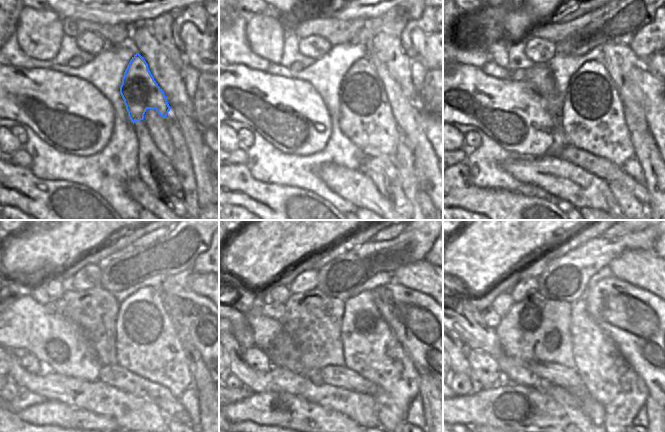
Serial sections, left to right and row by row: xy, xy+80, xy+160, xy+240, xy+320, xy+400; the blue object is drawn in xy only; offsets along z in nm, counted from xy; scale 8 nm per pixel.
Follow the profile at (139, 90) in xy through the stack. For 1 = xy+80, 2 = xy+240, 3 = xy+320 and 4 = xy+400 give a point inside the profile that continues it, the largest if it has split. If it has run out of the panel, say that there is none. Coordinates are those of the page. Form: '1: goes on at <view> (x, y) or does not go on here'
1: goes on at xy+80 (366, 118)
2: goes on at xy+240 (147, 344)
3: goes on at xy+320 (371, 349)
4: goes on at xy+400 (606, 376)

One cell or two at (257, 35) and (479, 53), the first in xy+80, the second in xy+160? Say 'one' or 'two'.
two

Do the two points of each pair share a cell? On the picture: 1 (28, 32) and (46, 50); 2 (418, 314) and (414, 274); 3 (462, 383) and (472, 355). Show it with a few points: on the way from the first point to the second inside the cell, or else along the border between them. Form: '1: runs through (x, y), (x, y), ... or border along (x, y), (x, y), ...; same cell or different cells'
1: runs through (33, 36), (42, 45); same cell
2: border along (395, 281), (409, 288), (424, 292), (432, 299); different cells
3: border along (468, 376), (473, 382), (478, 382), (484, 388); different cells

